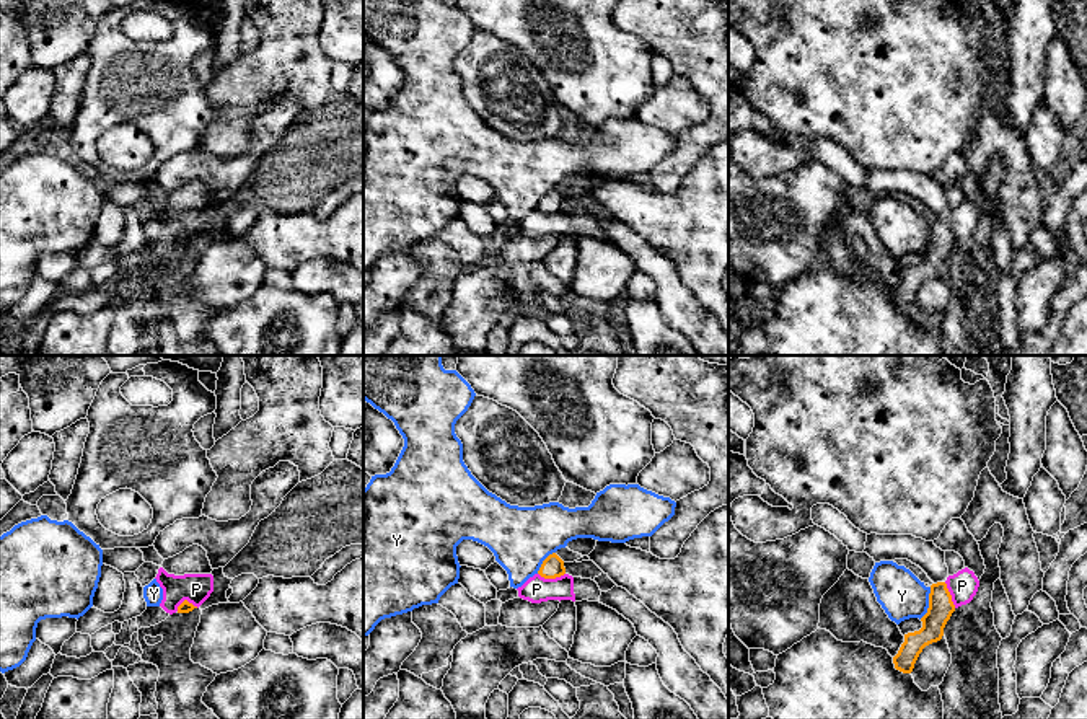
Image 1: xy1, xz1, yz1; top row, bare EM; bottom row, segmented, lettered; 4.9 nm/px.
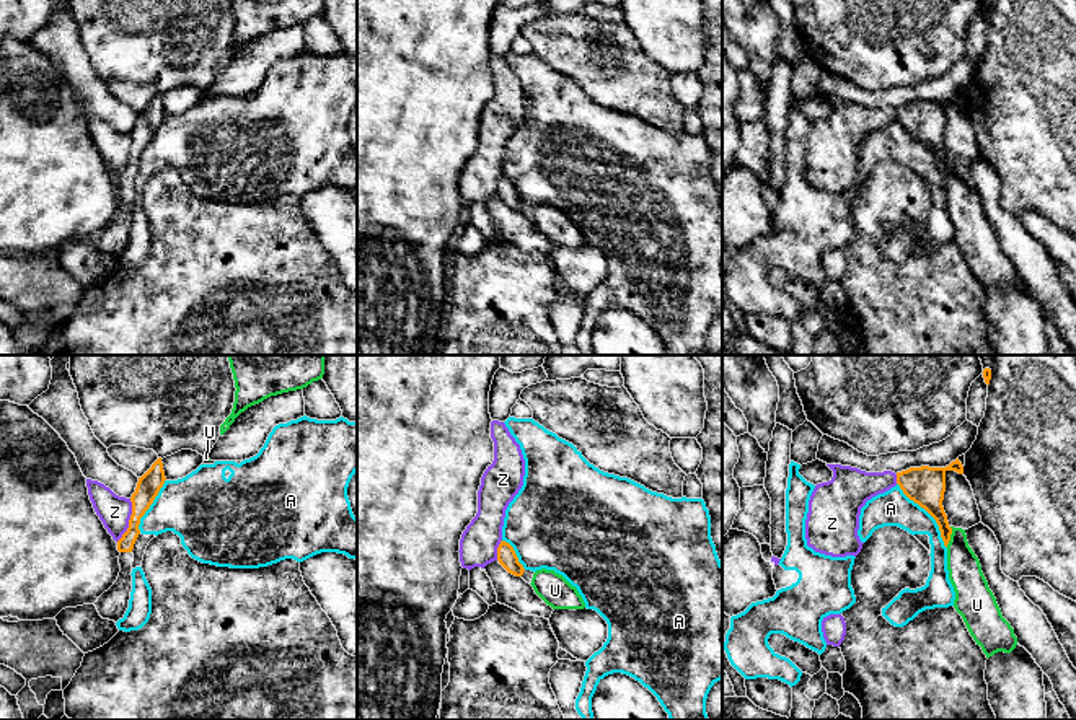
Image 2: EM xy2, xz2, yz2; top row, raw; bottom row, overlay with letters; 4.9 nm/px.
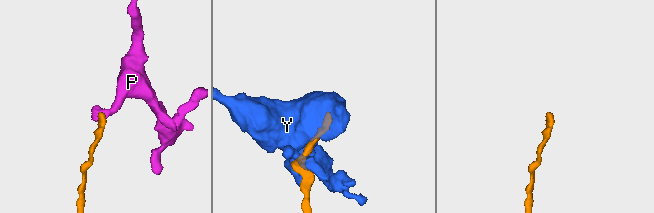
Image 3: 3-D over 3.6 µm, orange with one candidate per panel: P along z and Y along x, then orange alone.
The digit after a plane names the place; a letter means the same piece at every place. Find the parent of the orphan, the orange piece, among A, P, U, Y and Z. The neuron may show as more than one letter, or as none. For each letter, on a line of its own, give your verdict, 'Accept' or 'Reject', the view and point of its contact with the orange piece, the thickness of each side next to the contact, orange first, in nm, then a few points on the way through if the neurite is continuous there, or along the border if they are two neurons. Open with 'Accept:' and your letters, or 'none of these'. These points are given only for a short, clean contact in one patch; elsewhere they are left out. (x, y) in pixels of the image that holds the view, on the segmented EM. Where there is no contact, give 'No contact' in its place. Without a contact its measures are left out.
Accept: none of these
A: Reject. Touches orange at yz2 (928, 512). Thickness 190 nm (orange) against 180 nm. Boundary: yz2 (897, 482), (934, 520), (946, 548)
P: Reject. Touches orange at xz1 (551, 577). Thickness 110 nm (orange) against 140 nm. Boundary: xz1 (538, 573), (545, 577), (564, 574)
U: Reject. Touches orange at yz2 (949, 536). Thickness 160 nm (orange) against 160 nm. Boundary: yz2 (951, 526), (951, 540), (946, 546)
Y: Reject. Touches orange at yz1 (929, 604). Thickness 130 nm (orange) against 220 nm. Boundary: yz1 (931, 587), (928, 610), (919, 618)
Z: Reject. Touches orange at xy2 (129, 520). Thickness 120 nm (orange) against 160 nm. Boundary: xy2 (131, 499), (129, 526), (116, 541)

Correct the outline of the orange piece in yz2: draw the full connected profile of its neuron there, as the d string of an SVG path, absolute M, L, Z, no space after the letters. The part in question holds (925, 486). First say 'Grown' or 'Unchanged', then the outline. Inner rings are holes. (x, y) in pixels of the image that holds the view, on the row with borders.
Unchanged. M959 458L946 468L921 466L897 472L897 484L903 494L936 520L946 547L952 534L942 507L947 471L964 474L964 466Z

